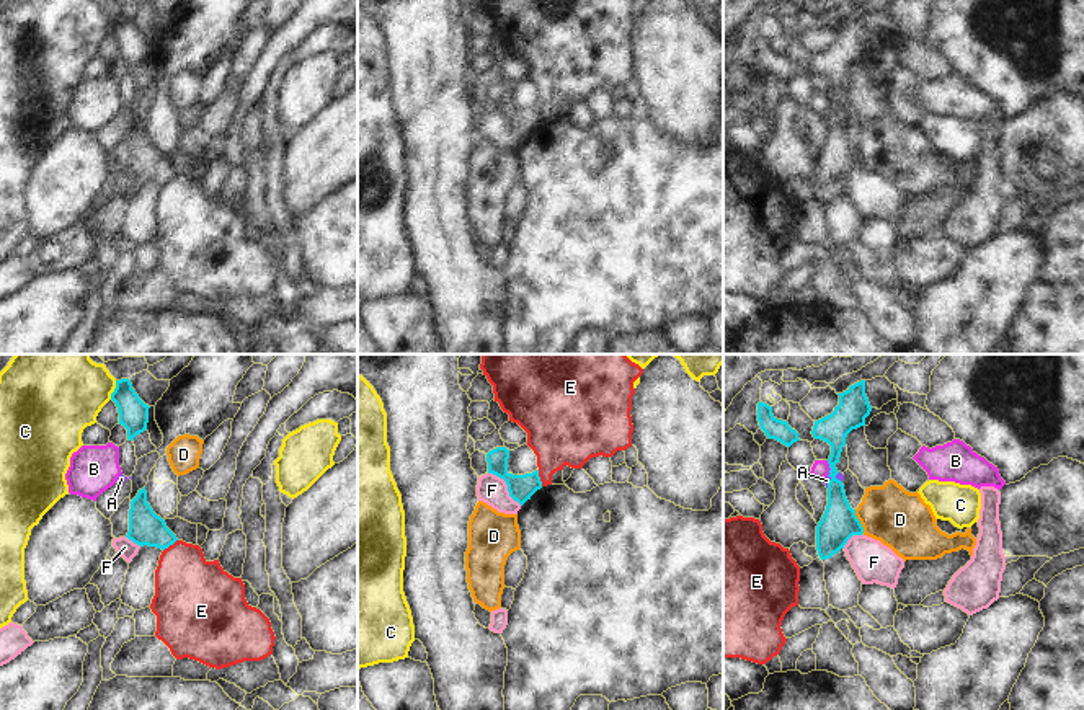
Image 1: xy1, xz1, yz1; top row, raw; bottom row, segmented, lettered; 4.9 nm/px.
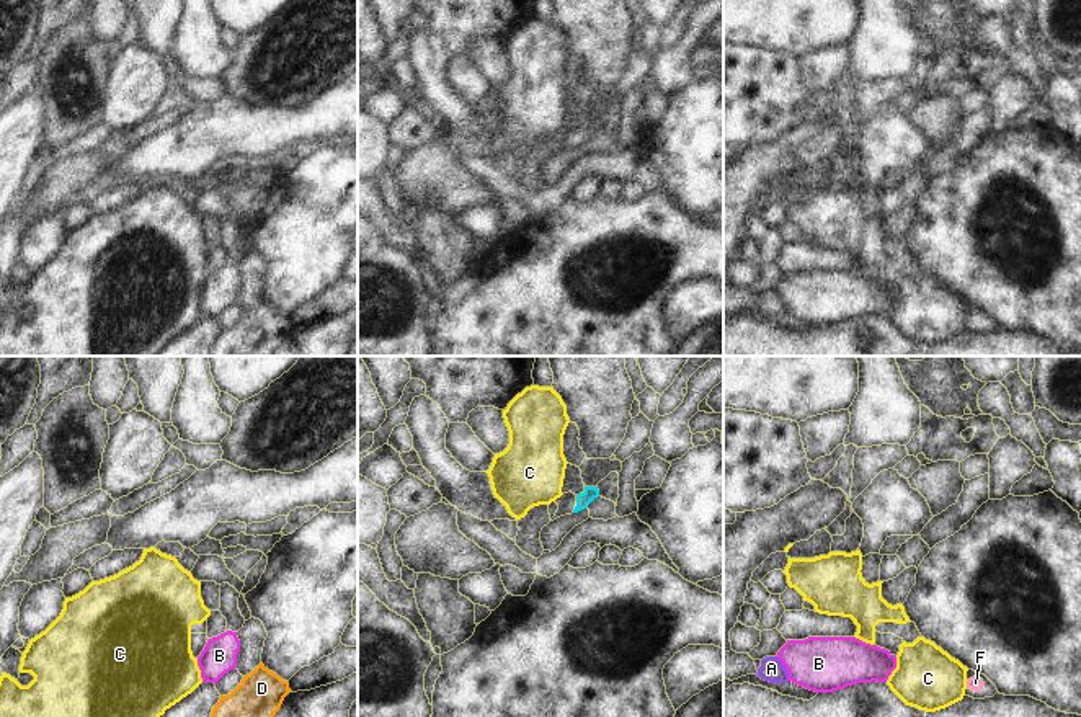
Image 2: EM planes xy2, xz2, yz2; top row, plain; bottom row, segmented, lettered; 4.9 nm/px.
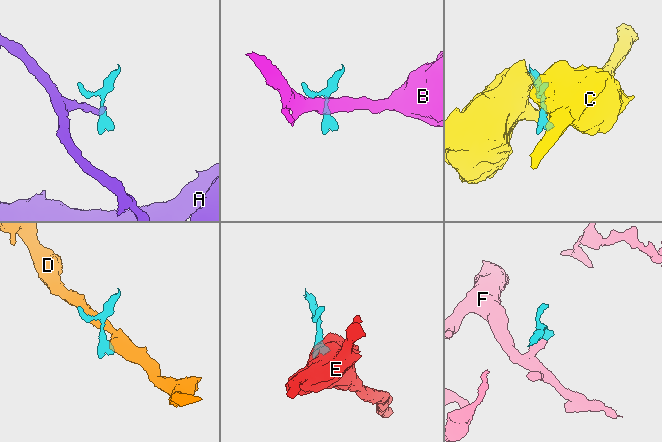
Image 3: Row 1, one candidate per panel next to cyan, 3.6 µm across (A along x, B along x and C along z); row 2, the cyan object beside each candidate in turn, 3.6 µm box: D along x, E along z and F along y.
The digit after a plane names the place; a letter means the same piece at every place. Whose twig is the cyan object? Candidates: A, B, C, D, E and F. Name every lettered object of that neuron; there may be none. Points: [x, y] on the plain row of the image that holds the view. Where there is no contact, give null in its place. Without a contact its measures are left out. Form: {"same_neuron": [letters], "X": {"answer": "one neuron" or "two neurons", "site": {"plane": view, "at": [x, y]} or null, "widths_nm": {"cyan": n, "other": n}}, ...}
{"same_neuron": [], "A": {"answer": "two neurons", "site": {"plane": "yz1", "at": [830, 116]}, "widths_nm": {"cyan": 180, "other": 30}}, "B": {"answer": "two neurons", "site": {"plane": "yz1", "at": [830, 102]}, "widths_nm": {"cyan": 150, "other": 90}}, "C": {"answer": "two neurons", "site": {"plane": "xy1", "at": [115, 25]}, "widths_nm": {"cyan": 140, "other": 340}}, "D": {"answer": "two neurons", "site": {"plane": "yz1", "at": [859, 155]}, "widths_nm": {"cyan": 180, "other": 280}}, "E": {"answer": "two neurons", "site": {"plane": "xz1", "at": [539, 113]}, "widths_nm": {"cyan": 130, "other": 320}}, "F": {"answer": "two neurons", "site": {"plane": "xz1", "at": [508, 121]}, "widths_nm": {"cyan": 130, "other": 140}}}

